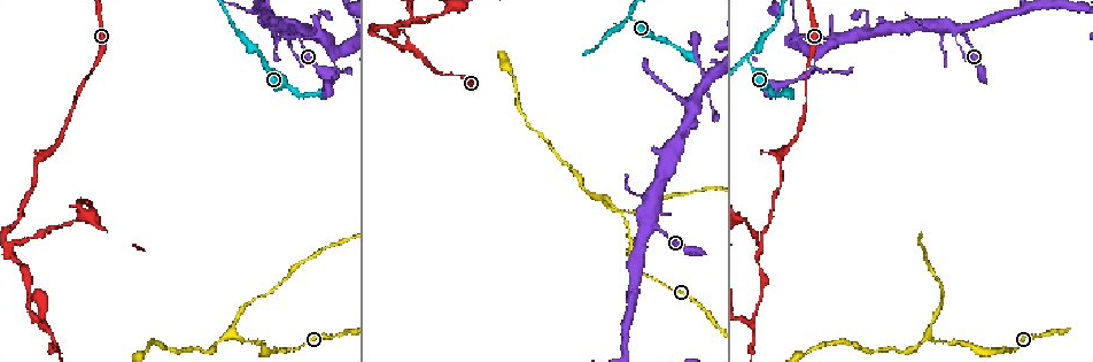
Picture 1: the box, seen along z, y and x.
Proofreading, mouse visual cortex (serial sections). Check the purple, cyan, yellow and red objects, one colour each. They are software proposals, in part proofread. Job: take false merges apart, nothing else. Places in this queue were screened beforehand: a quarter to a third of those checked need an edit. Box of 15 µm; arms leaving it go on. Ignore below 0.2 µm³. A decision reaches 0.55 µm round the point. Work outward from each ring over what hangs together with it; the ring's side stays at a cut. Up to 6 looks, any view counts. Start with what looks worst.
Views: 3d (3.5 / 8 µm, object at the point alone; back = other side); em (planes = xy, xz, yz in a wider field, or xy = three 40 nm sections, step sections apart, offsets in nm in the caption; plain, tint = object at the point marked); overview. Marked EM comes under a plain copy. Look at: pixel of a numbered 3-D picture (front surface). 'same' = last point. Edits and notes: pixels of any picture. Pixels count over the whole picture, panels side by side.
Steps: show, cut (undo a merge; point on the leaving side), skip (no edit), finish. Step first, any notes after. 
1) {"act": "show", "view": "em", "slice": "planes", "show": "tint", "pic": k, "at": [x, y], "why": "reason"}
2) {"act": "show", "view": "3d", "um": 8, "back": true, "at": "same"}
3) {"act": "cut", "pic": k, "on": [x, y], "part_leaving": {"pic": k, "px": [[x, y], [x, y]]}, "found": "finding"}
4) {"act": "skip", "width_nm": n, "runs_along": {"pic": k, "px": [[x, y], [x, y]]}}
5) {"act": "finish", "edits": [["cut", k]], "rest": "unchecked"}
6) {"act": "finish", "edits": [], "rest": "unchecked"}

{"act": "show", "view": "3d", "um": 8, "pic": 1, "at": [749, 57], "why": "thin neck"}

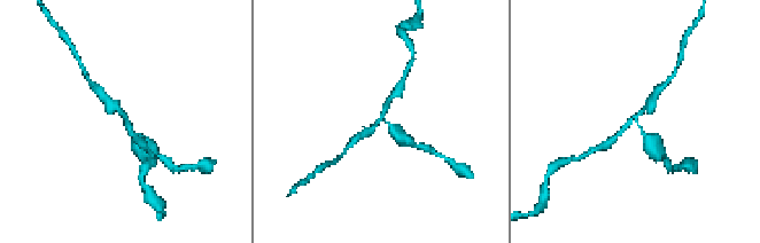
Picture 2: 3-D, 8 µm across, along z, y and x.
{"act": "show", "view": "em", "slice": "xy", "step": 5, "show": "tint", "pic": 2, "at": [380, 116], "arms": 3, "arm_widths_nm": [200, 250, 250]}

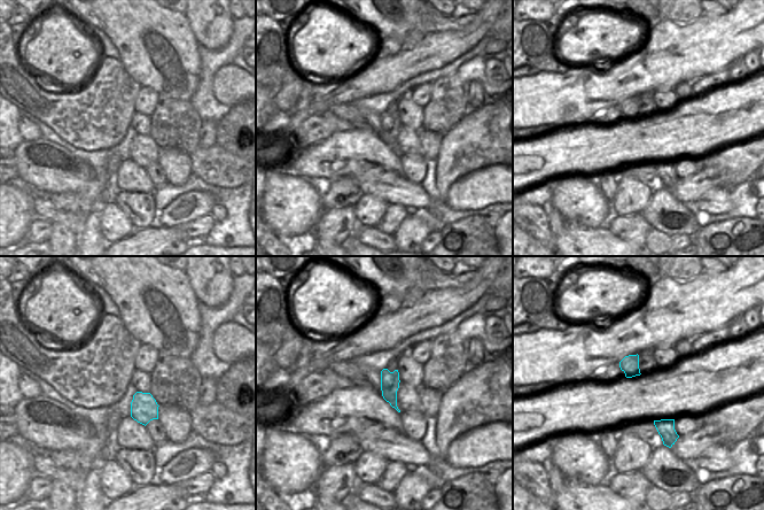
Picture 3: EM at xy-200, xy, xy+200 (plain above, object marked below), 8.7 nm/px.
{"act": "skip", "runs_along": {"pic": 2, "px": [[138, 143], [123, 112], [106, 99]]}, "found": "all the same cell"}

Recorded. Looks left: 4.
{"act": "show", "view": "3d", "um": 3.5, "pic": 1, "at": [930, 336], "why": "three arms meet"}

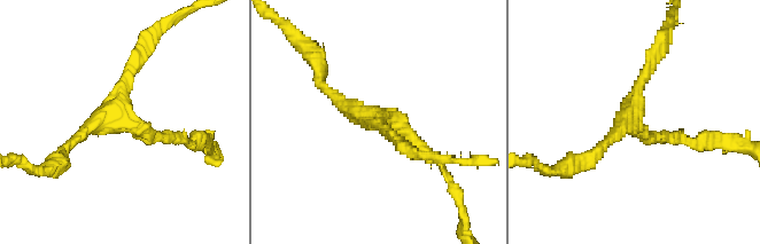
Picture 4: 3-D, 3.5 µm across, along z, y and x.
{"act": "show", "view": "em", "slice": "xy", "step": 5, "show": "tint", "pic": 4, "at": [380, 117], "arms": 3, "arm_widths_nm": [150, 150, 150]}

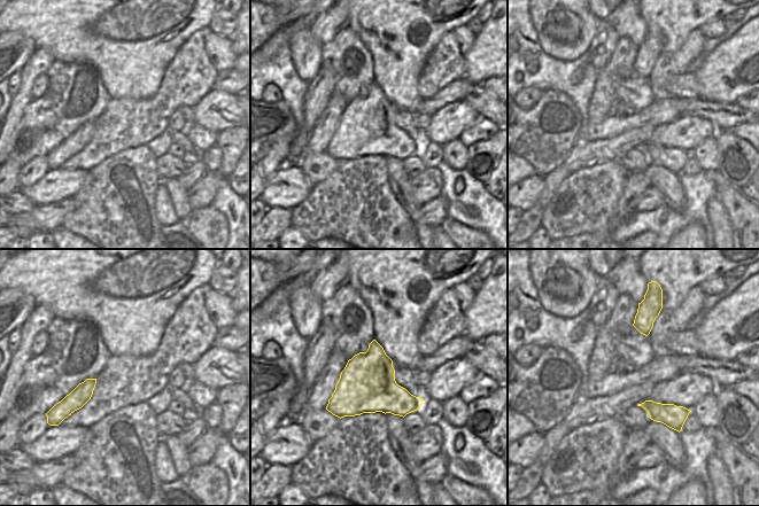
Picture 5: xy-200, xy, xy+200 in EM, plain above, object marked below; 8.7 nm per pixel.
{"act": "skip", "width_nm": 480, "runs_along": {"pic": 4, "px": [[437, 162], [317, 79]]}, "found": "continuous, no second cell"}

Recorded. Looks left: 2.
{"act": "show", "view": "3d", "um": 3.5, "pic": 1, "at": [92, 74], "why": "narrows sharply"}

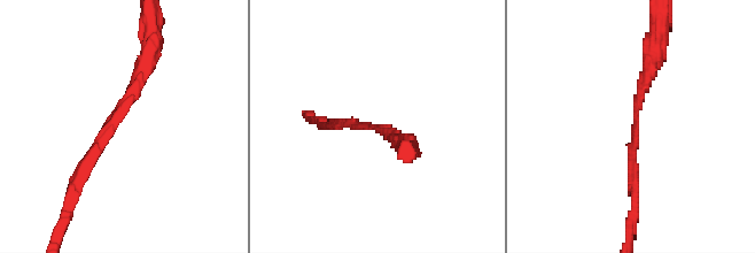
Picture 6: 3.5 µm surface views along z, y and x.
{"act": "show", "view": "em", "slice": "xy", "step": 2, "show": "tint", "pic": 6, "at": [118, 120], "why": "now the EM"}

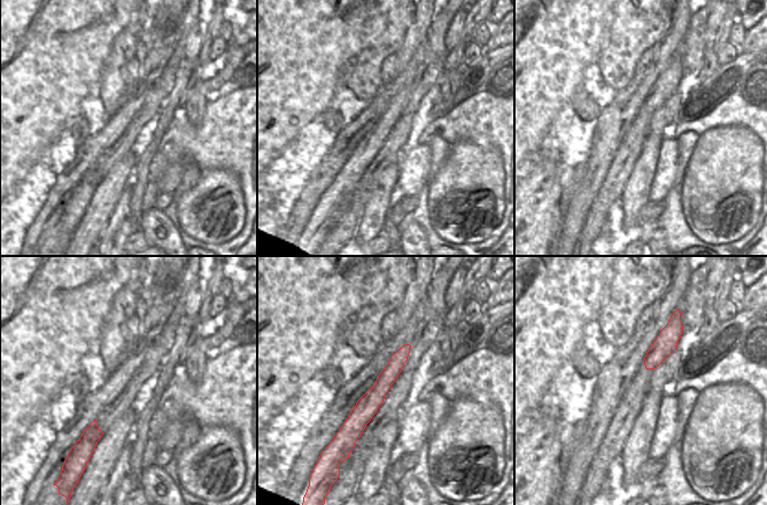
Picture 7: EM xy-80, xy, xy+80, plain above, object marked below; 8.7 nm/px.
{"act": "skip", "width_nm": 190, "runs_along": {"pic": 6, "px": [[148, 56], [78, 183]]}, "found": "continuous, no second cell"}

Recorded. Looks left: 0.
{"act": "finish", "edits": [], "rest": "unchecked"}

